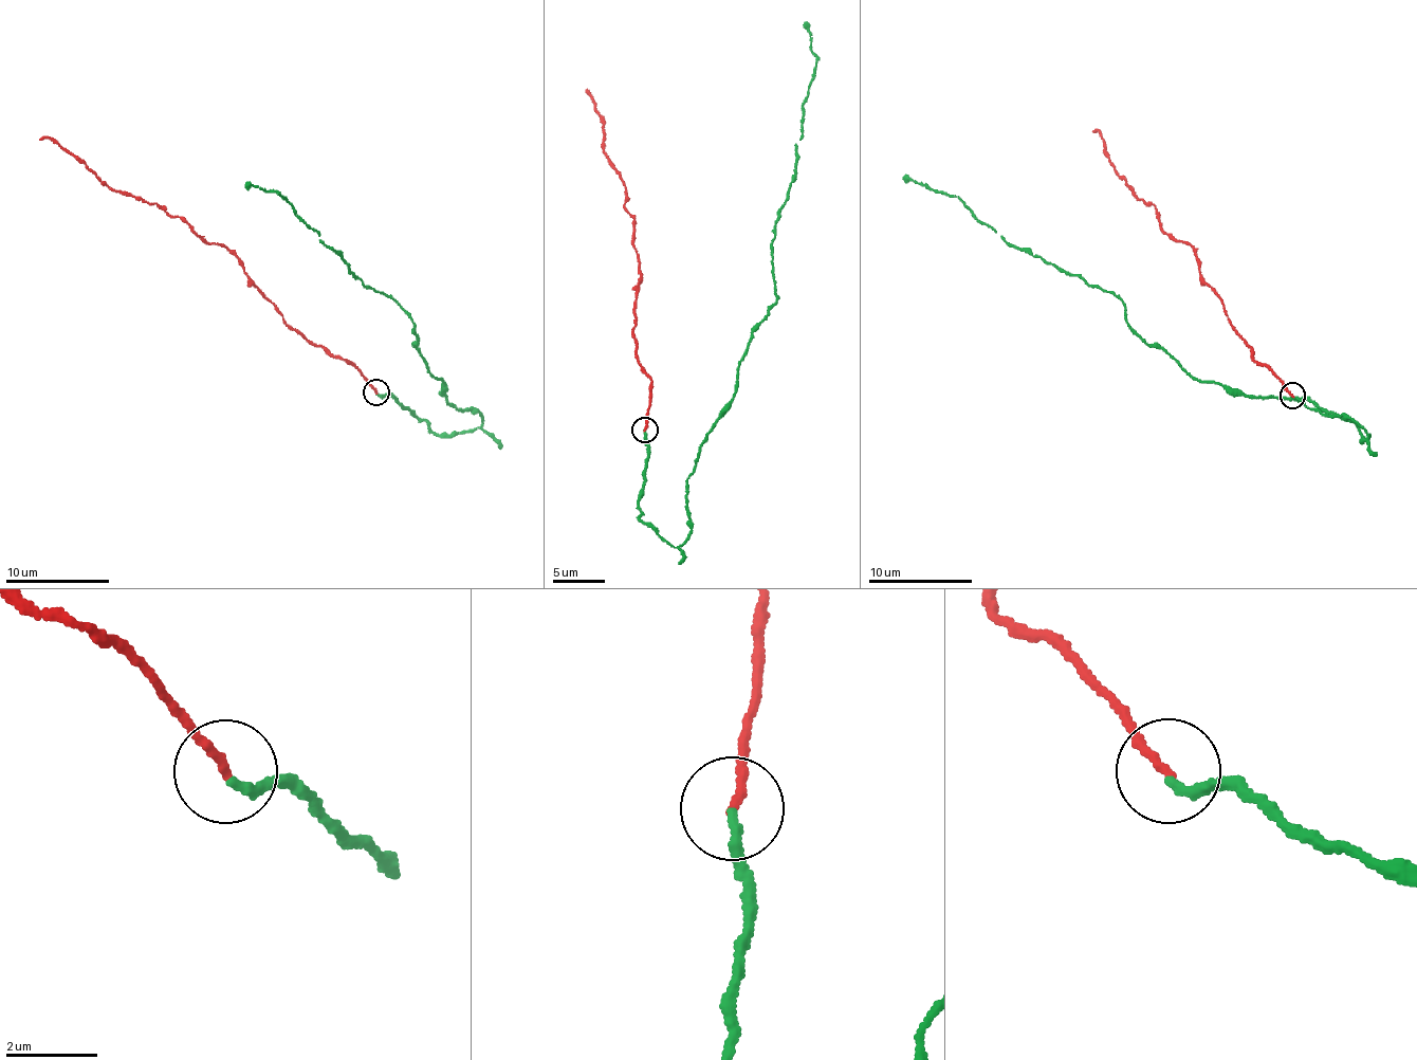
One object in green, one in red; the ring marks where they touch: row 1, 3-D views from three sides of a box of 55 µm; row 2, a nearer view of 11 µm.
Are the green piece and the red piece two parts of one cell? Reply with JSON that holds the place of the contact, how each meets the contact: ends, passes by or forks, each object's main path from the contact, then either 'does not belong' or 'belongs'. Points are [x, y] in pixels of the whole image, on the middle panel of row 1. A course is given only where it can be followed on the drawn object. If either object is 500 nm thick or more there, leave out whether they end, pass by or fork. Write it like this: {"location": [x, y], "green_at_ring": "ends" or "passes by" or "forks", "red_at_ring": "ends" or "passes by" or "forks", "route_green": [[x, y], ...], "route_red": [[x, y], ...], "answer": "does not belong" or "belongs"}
{"location": [644, 430], "green_at_ring": "ends", "red_at_ring": "ends", "route_green": [[645, 428], [639, 515], [676, 547], [689, 528], [694, 460], [777, 298], [774, 220], [816, 62], [806, 21]], "route_red": [[645, 428], [651, 382], [638, 360], [633, 331], [642, 273], [636, 227], [587, 88]], "answer": "belongs"}

